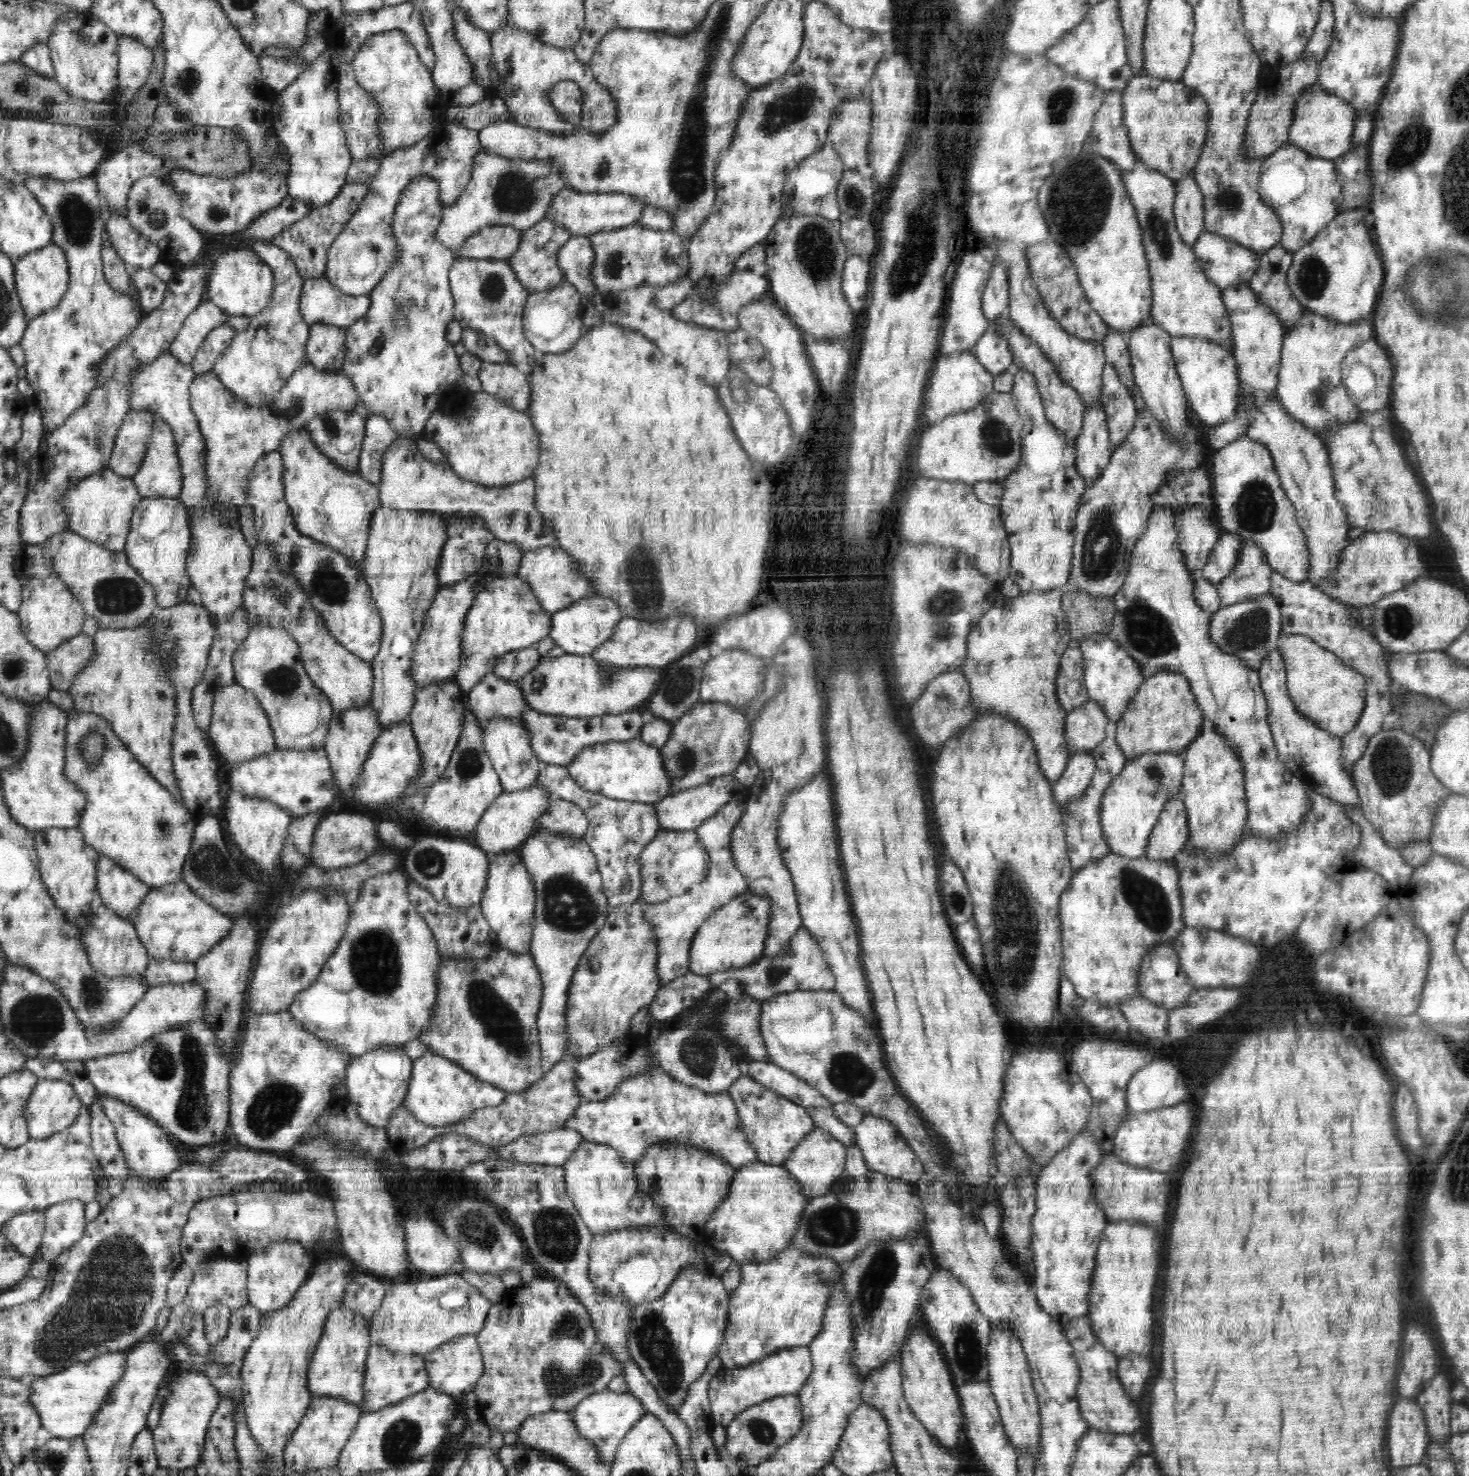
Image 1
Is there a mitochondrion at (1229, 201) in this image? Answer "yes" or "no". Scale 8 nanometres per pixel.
yes

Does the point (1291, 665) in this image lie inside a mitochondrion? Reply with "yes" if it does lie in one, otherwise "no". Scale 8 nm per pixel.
no

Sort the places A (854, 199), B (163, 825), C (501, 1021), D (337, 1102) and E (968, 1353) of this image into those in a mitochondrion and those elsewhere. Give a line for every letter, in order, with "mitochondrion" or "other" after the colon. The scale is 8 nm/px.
A: mitochondrion
B: mitochondrion
C: mitochondrion
D: other
E: mitochondrion

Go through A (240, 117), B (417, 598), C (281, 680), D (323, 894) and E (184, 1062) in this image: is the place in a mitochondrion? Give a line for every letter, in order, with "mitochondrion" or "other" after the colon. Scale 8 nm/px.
A: other
B: mitochondrion
C: mitochondrion
D: other
E: mitochondrion

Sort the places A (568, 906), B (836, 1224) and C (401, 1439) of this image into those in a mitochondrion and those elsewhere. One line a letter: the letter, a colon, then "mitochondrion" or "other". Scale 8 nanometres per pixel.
A: mitochondrion
B: mitochondrion
C: mitochondrion

